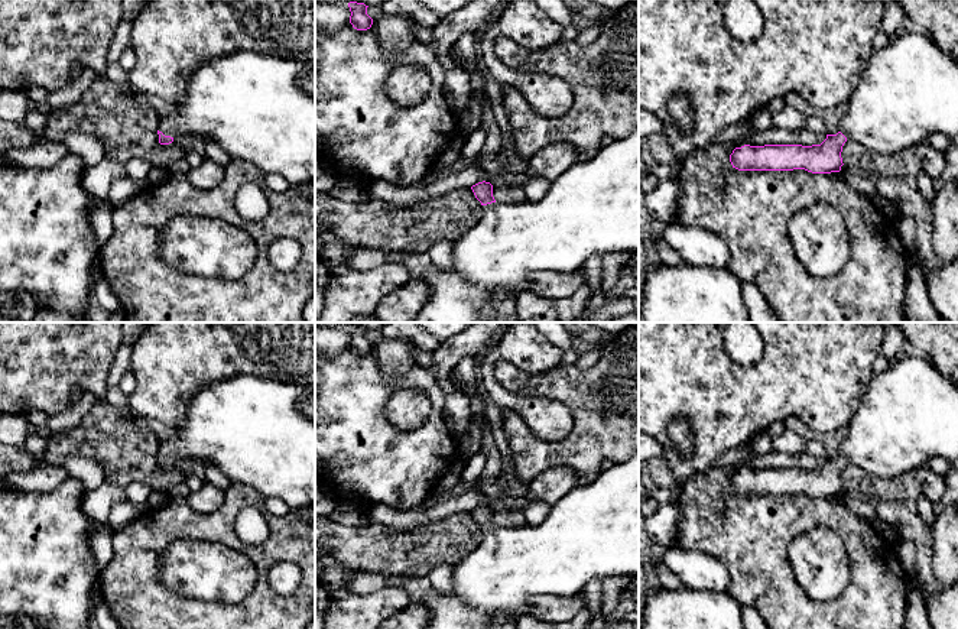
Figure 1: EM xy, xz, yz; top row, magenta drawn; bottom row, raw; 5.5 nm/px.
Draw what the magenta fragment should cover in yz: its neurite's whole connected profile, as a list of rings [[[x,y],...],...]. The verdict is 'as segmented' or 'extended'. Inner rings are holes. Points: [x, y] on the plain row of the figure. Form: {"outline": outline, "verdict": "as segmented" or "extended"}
{"outline": [[[902,357],[889,369],[873,375],[847,425],[840,455],[827,458],[821,468],[744,468],[730,479],[738,495],[793,495],[812,497],[840,496],[844,467],[851,463],[879,479],[893,479],[923,467],[932,457],[958,460],[958,385],[945,377],[925,357]]], "verdict": "extended"}

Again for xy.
{"outline": [[[238,375],[201,388],[186,406],[173,435],[157,448],[160,468],[176,460],[194,458],[217,466],[233,484],[247,484],[264,497],[280,497],[290,510],[315,505],[315,386],[260,379]]], "verdict": "extended"}

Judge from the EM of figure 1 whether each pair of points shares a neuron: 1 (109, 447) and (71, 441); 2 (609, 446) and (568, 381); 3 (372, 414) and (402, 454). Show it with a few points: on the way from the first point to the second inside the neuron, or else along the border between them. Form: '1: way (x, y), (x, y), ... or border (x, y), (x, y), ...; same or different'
1: way (100, 441), (80, 441); same
2: way (609, 430), (609, 421), (584, 396); same
3: way (376, 424), (396, 444); same

